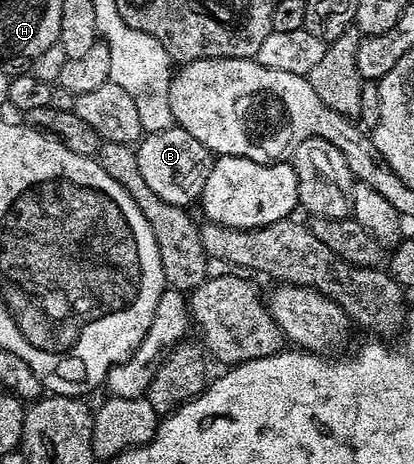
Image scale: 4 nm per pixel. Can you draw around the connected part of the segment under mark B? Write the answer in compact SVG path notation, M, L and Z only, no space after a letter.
M165 129L155 133L146 133L136 145L140 174L160 199L168 203L190 207L197 202L204 191L204 183L210 174L212 154L200 143L200 139L192 139L188 131Z

